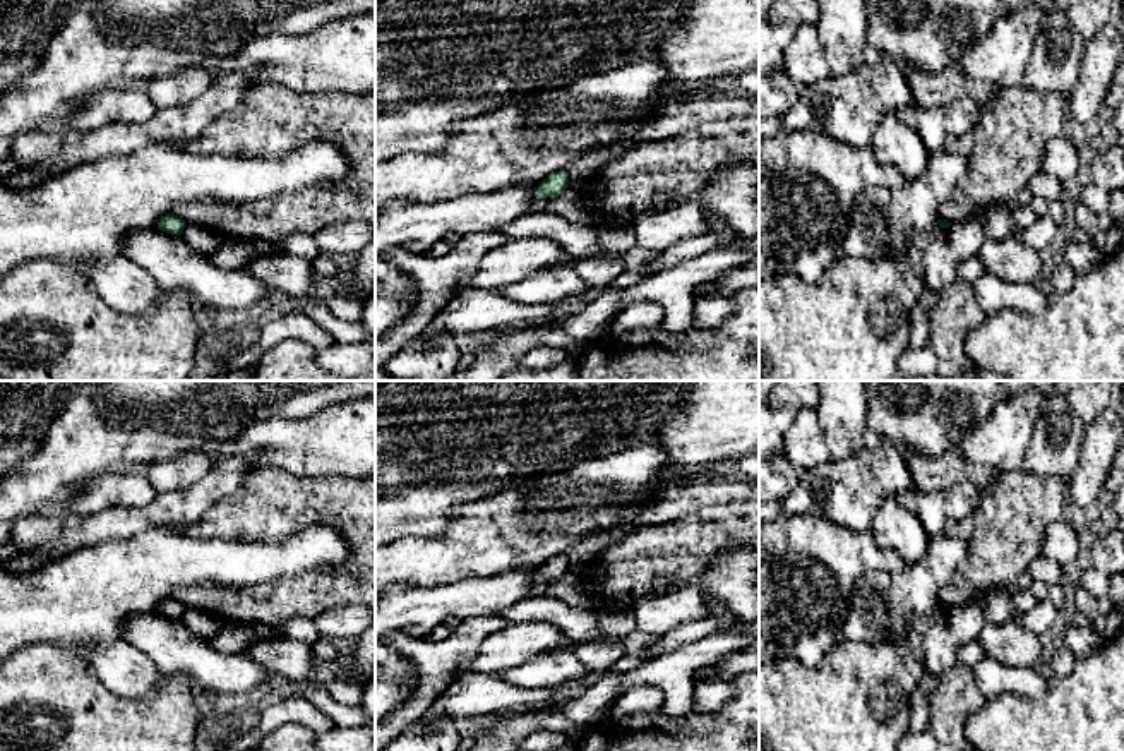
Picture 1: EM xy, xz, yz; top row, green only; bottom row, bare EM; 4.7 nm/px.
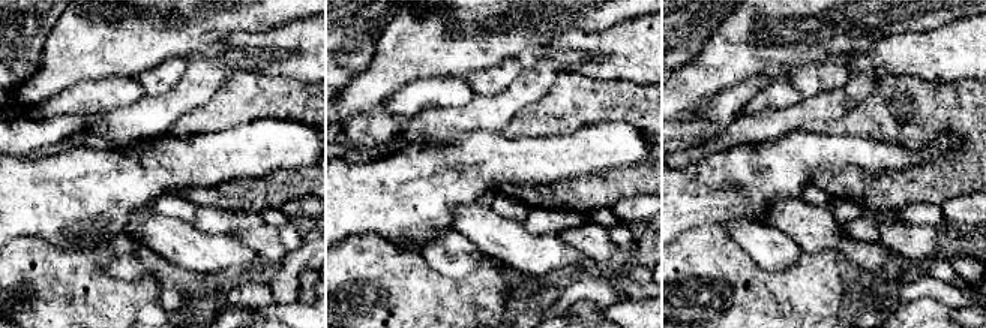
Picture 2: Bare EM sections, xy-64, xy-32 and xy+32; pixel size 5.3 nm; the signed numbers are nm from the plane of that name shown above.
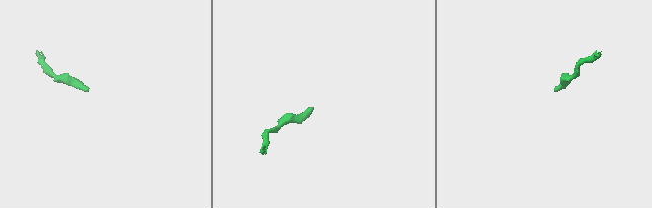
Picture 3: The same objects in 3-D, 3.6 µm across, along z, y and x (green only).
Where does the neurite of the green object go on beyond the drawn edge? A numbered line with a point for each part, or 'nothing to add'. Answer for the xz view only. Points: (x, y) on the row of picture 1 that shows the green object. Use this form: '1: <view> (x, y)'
nothing to add

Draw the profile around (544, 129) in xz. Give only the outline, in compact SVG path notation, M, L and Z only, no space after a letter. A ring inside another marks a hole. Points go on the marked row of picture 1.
M653 58L545 91L519 105L459 122L440 153L406 151L375 165L375 214L394 202L430 204L463 194L492 194L509 187L535 187L565 171L577 158L632 137L649 123L653 96L665 82Z

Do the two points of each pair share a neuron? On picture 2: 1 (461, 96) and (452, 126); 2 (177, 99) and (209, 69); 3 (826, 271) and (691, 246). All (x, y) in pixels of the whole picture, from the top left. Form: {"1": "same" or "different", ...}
{"1": "different", "2": "same", "3": "same"}

